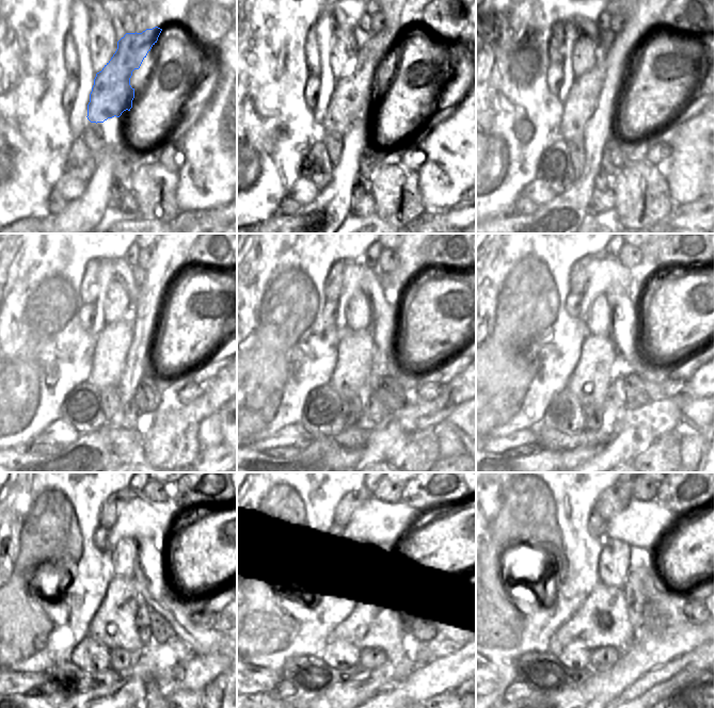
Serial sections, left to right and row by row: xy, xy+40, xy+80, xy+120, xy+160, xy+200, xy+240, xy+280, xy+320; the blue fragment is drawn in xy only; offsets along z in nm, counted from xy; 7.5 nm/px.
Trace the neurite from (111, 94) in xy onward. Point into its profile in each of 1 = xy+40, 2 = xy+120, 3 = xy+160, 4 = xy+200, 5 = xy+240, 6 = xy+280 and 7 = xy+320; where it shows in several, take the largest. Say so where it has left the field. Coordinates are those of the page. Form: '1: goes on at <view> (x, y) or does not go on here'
1: goes on at xy+40 (349, 98)
2: goes on at xy+120 (113, 341)
3: goes on at xy+160 (355, 349)
4: goes on at xy+200 (590, 381)
5: goes on at xy+240 (114, 625)
6: goes on at xy+280 (367, 621)
7: goes on at xy+320 (603, 620)

